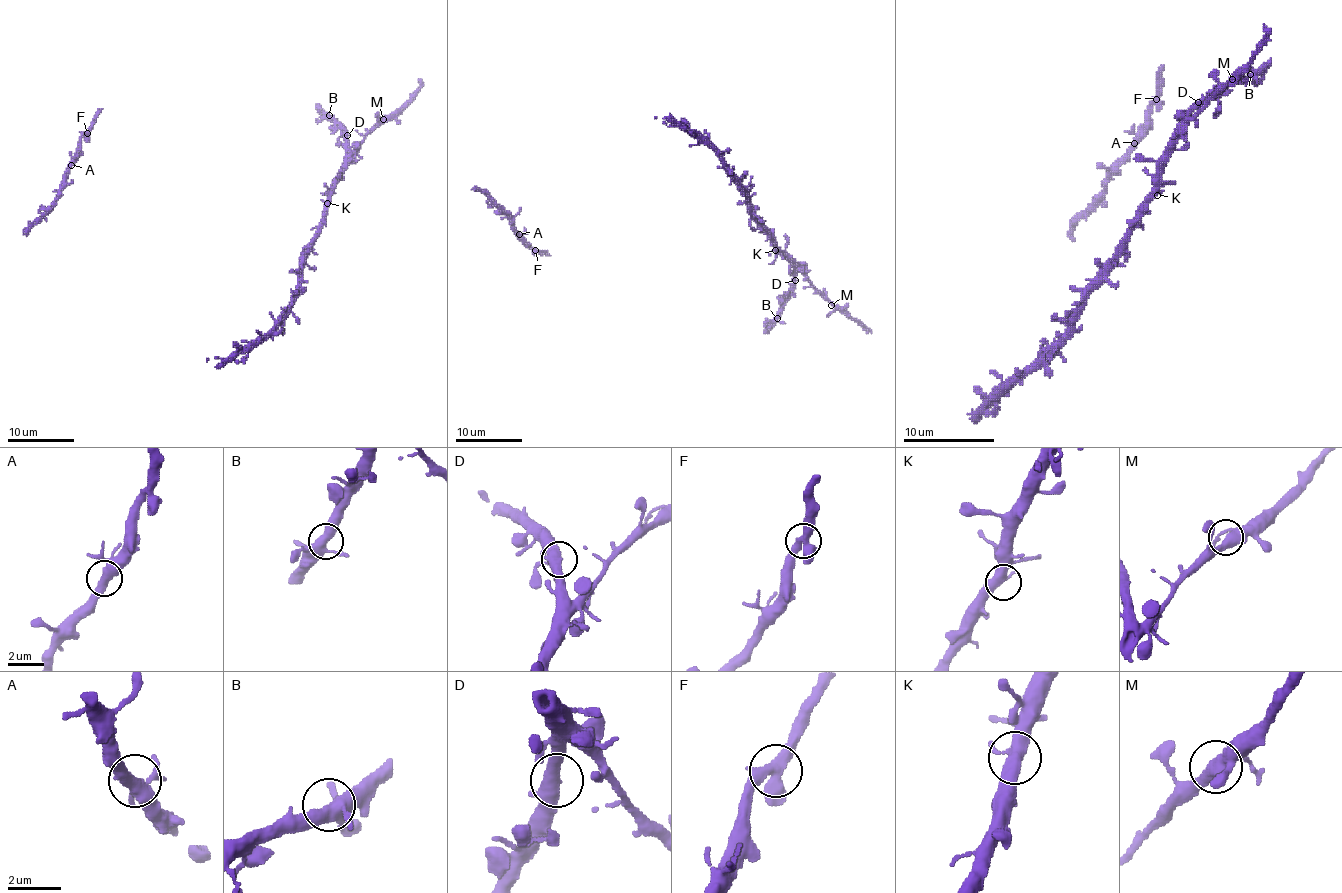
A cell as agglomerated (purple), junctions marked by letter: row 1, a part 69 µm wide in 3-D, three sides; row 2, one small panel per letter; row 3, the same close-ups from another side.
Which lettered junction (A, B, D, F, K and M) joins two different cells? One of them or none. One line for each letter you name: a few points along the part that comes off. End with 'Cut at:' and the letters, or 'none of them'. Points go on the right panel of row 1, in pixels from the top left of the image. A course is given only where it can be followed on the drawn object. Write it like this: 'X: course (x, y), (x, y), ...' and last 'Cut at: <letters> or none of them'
Cut at: none of them

